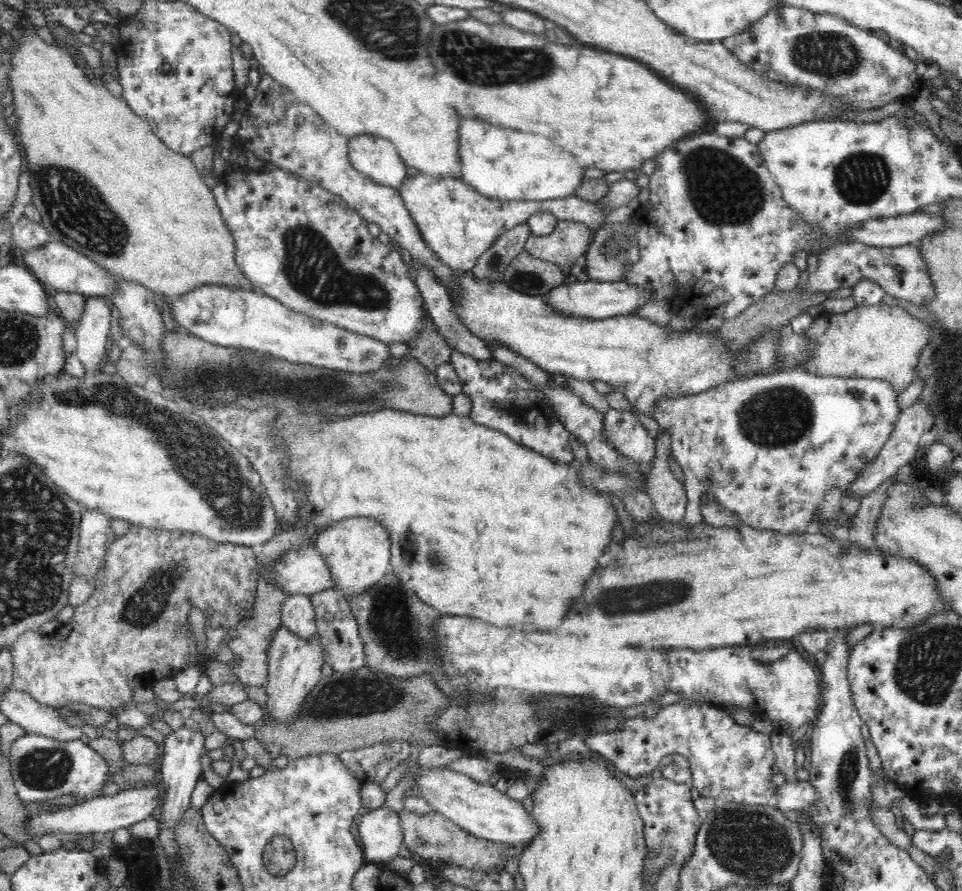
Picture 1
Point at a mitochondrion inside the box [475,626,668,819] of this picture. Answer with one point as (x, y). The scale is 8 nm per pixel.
(585, 714)

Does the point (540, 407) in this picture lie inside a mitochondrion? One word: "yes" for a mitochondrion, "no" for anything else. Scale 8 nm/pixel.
no

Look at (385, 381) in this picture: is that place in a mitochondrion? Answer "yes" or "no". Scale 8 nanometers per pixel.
yes

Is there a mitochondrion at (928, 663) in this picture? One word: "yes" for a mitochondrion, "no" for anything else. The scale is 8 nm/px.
yes

